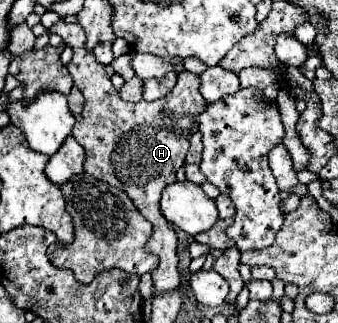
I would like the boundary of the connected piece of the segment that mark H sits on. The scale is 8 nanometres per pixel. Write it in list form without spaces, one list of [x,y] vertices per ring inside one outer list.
[[[59,21],[49,31],[57,33],[63,43],[73,47],[73,59],[67,69],[85,97],[85,107],[81,113],[83,121],[75,123],[73,127],[73,137],[85,147],[83,171],[123,189],[137,211],[153,225],[145,249],[159,257],[159,267],[151,273],[155,293],[171,291],[181,283],[177,271],[177,233],[163,219],[159,211],[159,199],[163,187],[175,183],[175,173],[185,163],[185,155],[189,151],[189,135],[199,129],[197,115],[205,107],[205,99],[199,93],[199,77],[183,69],[177,73],[173,91],[165,97],[157,101],[127,103],[113,89],[111,79],[105,75],[105,65],[97,63],[93,53],[83,51],[85,35],[77,23]]]

